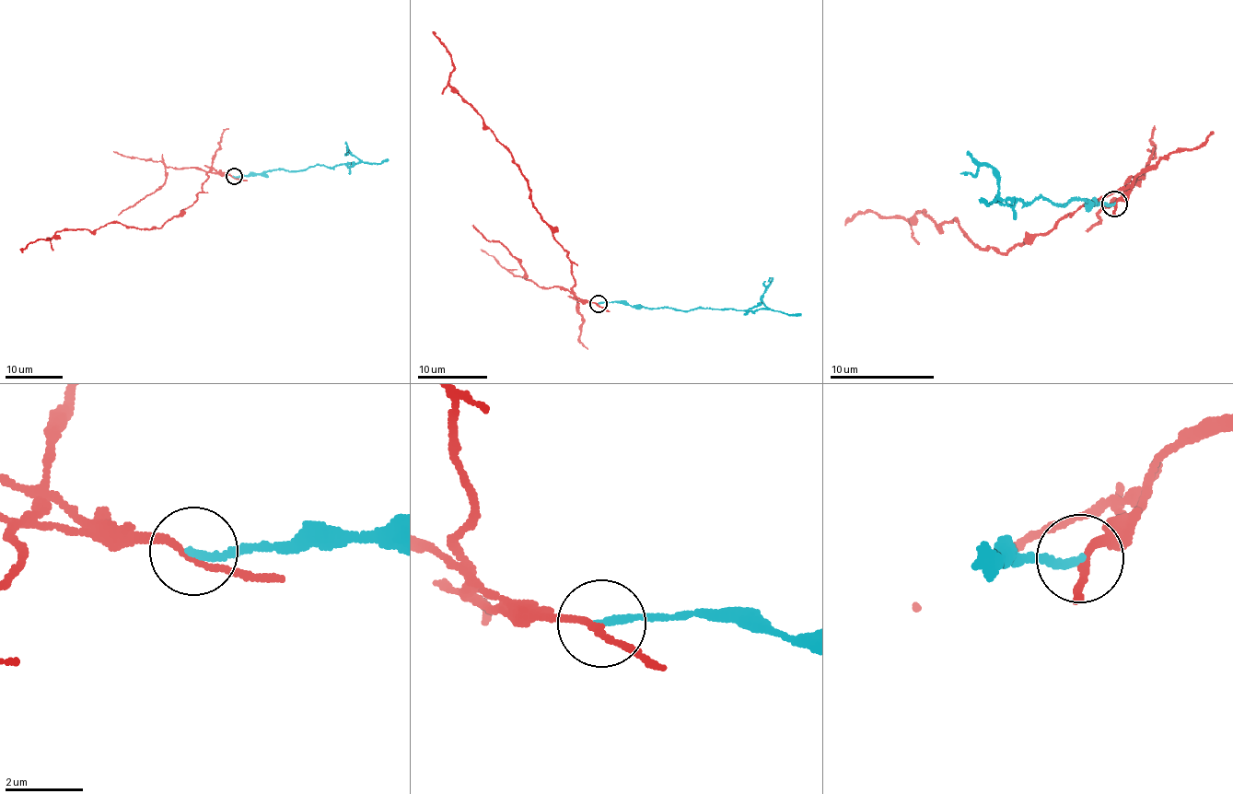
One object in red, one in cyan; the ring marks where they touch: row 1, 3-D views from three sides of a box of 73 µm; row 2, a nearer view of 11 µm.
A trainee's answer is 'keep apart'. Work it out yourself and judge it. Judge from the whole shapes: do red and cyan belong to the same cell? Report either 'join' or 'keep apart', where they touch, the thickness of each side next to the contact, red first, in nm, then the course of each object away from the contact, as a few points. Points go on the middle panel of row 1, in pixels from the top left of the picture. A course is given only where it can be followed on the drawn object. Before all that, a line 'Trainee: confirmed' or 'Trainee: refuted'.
Trainee: confirmed
keep apart | (598, 303) | 140/200 nm | red via (597, 302), (573, 291), (565, 250), (532, 205), (511, 153), (450, 85), (453, 64), (435, 32) | cyan via (599, 303), (690, 311), (709, 308), (757, 311), (766, 309), (764, 283), (770, 277)

